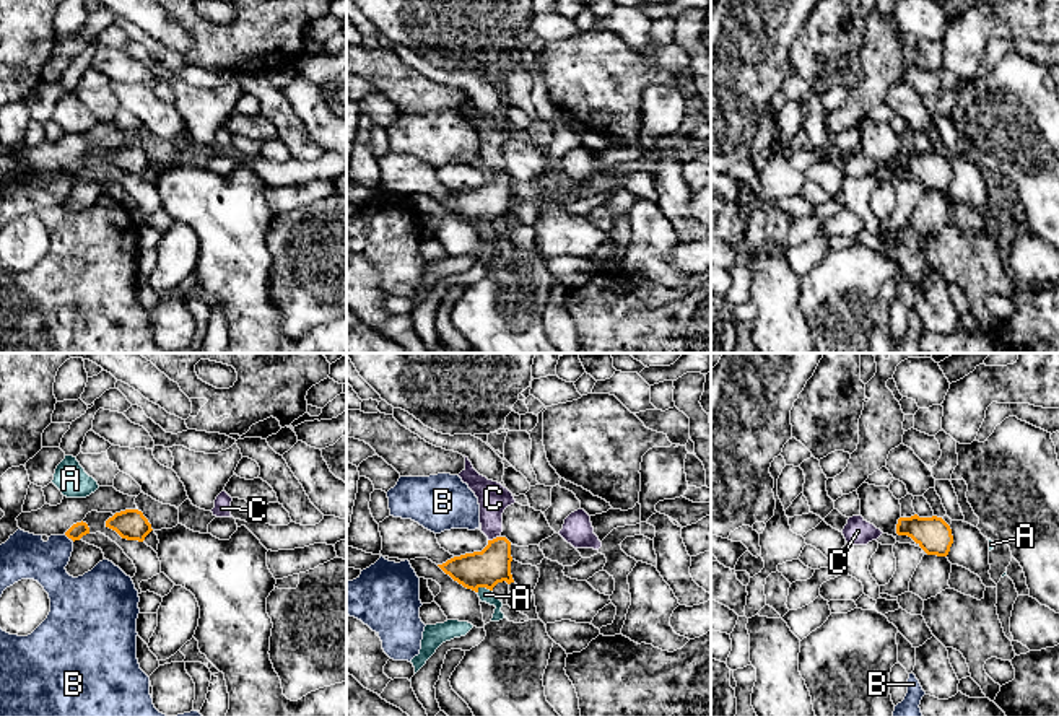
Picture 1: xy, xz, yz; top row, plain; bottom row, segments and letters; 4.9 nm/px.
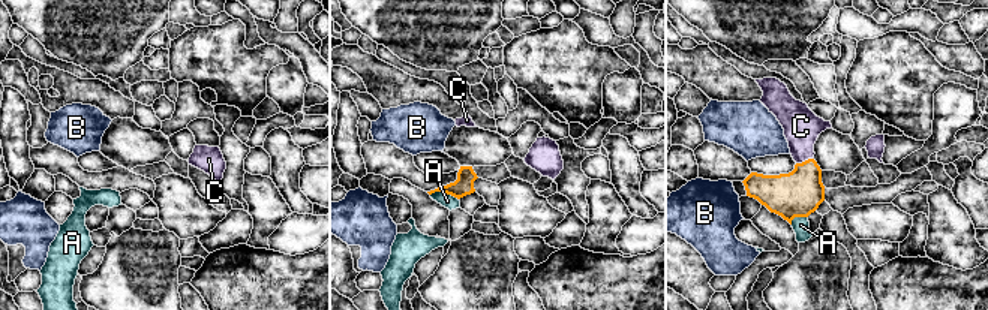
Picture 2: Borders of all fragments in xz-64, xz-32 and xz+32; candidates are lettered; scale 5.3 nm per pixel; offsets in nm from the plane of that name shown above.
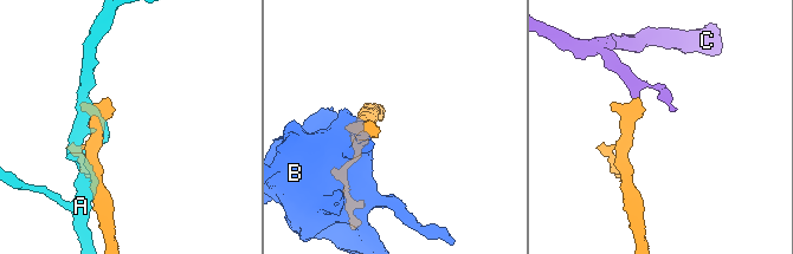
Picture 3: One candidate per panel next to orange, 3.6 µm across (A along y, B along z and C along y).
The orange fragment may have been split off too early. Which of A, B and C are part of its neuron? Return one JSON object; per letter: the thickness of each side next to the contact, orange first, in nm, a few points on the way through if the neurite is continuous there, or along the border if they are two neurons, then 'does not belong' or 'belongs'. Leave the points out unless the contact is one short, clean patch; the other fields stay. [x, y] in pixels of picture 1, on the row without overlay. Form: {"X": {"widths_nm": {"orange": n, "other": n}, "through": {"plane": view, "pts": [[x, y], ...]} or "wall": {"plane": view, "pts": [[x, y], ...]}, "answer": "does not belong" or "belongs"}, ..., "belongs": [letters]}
{"A": {"widths_nm": {"orange": 180, "other": 70}, "answer": "does not belong"}, "B": {"widths_nm": {"orange": 80, "other": 220}, "answer": "does not belong"}, "C": {"widths_nm": {"orange": 180, "other": 160}, "through": {"plane": "xz", "pts": [[492, 200], [493, 174], [493, 134]]}, "answer": "belongs"}, "belongs": ["C"]}

